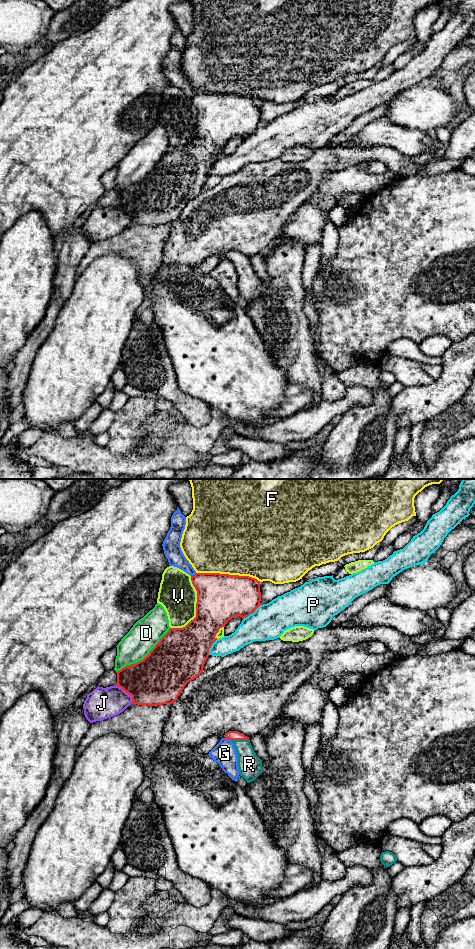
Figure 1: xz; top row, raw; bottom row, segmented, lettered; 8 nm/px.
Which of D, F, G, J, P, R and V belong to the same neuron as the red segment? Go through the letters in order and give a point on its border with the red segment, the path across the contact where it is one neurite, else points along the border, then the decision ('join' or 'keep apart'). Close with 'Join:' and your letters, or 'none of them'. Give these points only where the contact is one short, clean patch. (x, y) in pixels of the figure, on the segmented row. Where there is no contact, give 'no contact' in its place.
D: xz (145, 657) | keep apart
F: xz (228, 574) | keep apart
G: xz (228, 739) | keep apart
J: xz (126, 692) | keep apart
P: xz (252, 612) | keep apart
R: xz (239, 739) | join
V: xz (196, 609) | keep apart
Join: R

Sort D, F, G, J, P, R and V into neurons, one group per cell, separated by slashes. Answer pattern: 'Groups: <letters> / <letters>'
Groups: D / F / G / J / P / R / V

